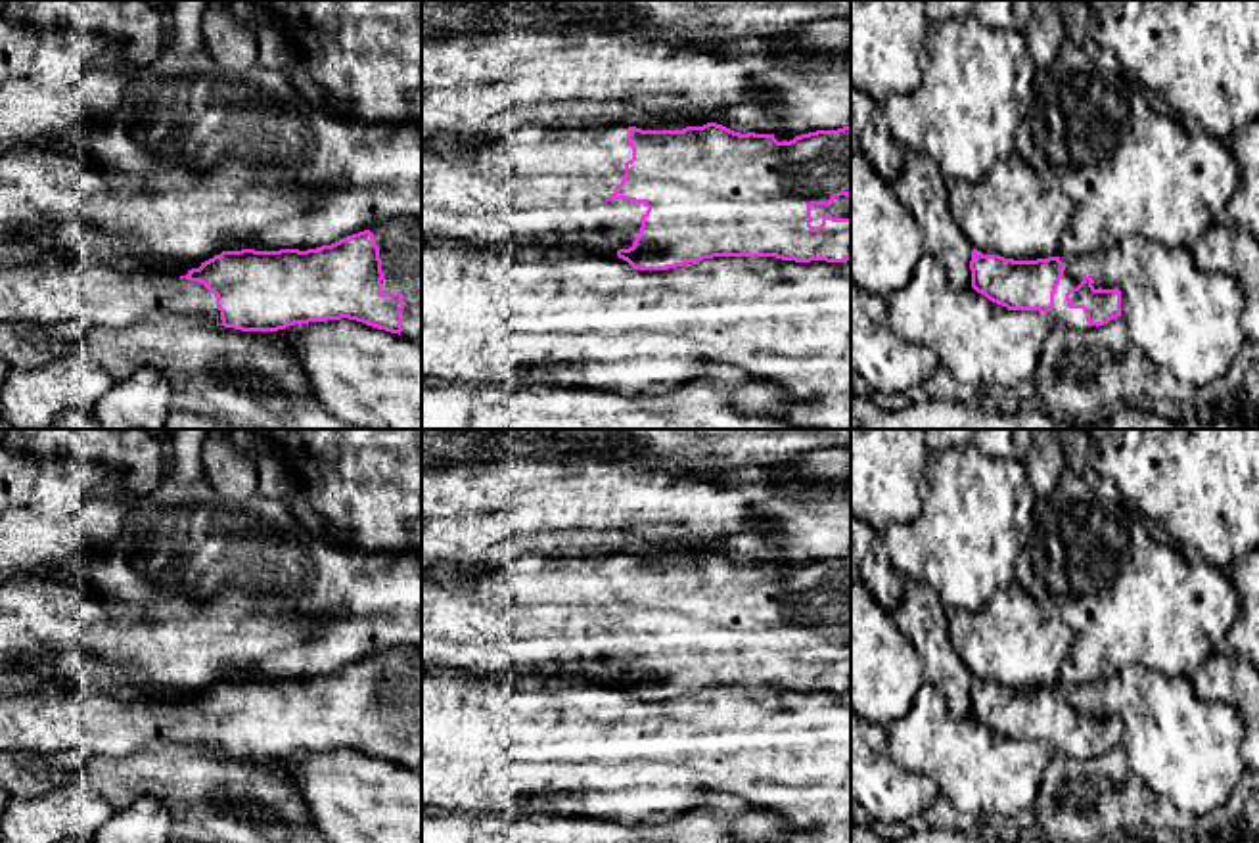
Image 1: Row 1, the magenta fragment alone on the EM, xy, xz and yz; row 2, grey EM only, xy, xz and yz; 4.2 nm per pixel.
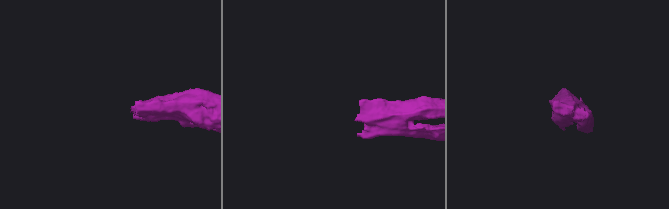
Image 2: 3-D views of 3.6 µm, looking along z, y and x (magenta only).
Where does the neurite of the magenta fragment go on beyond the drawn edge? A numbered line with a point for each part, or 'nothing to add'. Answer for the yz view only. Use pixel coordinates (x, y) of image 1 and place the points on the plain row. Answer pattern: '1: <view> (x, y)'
1: yz (1062, 744)

